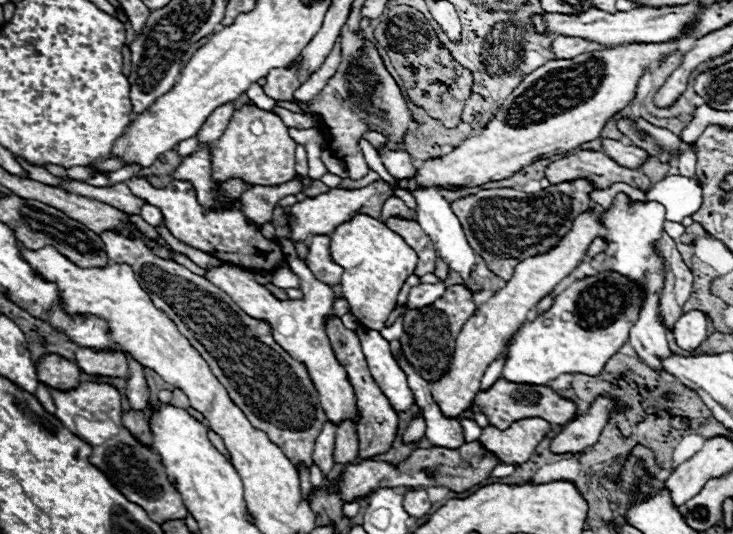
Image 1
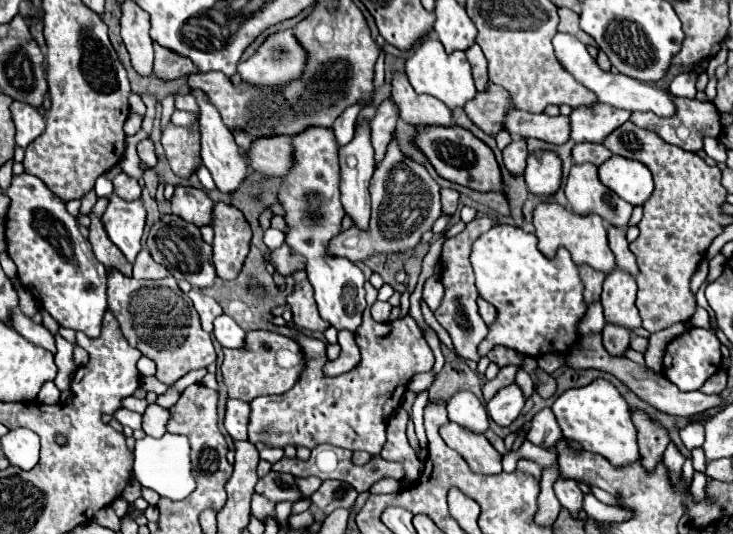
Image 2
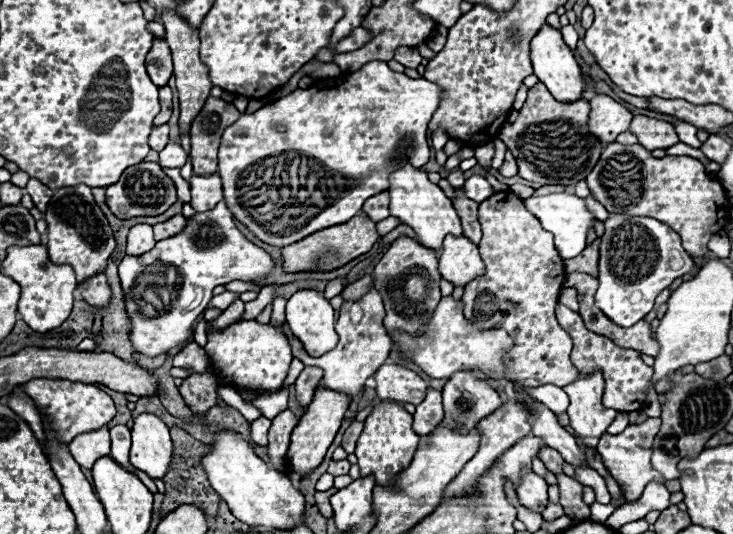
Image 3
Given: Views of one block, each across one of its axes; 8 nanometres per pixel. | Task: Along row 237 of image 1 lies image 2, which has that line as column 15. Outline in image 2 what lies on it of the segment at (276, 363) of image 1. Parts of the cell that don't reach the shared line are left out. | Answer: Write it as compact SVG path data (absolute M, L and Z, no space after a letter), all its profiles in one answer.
M12 102L12 118L16 124L16 144L22 148L44 132L44 116L28 102Z

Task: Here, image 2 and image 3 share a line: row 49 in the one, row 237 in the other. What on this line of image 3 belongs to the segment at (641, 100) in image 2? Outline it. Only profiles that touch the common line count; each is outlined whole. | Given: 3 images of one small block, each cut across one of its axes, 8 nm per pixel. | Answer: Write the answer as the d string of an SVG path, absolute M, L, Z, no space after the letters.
M548 194L548 196L530 196L524 198L524 206L542 222L544 230L554 234L556 250L562 258L572 258L580 254L582 246L586 246L586 234L594 226L594 216L586 210L584 198L578 198L576 194Z

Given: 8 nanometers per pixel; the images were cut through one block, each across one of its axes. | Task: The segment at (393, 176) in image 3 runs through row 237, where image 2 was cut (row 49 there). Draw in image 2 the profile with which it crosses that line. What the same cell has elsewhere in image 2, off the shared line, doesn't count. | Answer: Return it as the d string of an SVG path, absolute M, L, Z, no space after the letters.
M436 38L424 40L420 48L416 48L414 56L406 60L406 76L418 94L430 94L442 100L450 110L454 110L456 106L464 106L464 102L474 98L476 94L476 86L472 80L472 72L470 72L466 54L460 50L454 50L452 54L448 54L442 42Z

